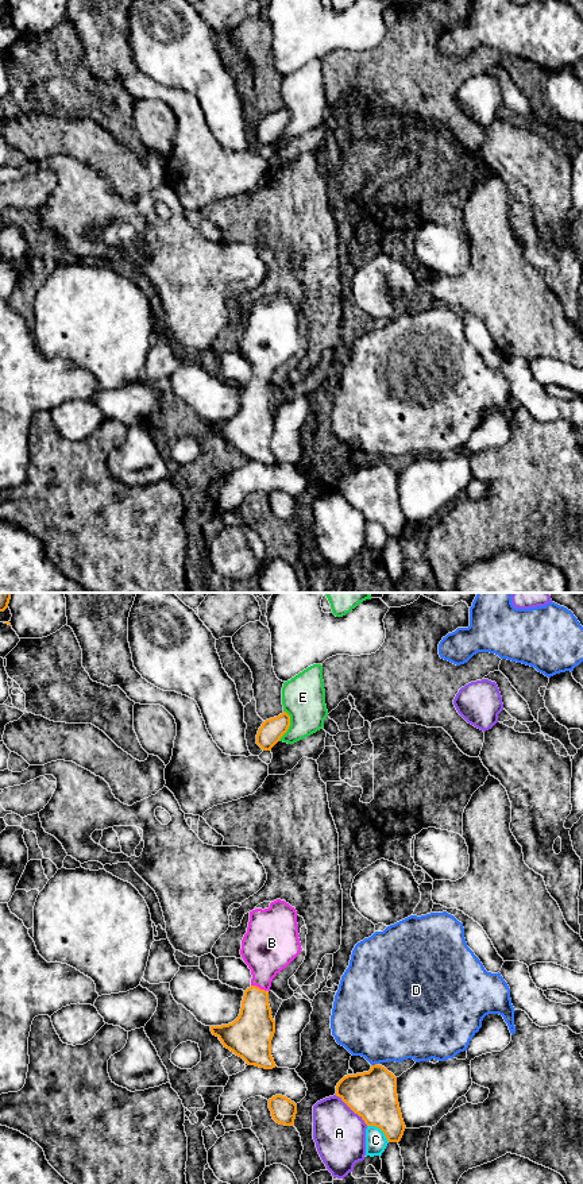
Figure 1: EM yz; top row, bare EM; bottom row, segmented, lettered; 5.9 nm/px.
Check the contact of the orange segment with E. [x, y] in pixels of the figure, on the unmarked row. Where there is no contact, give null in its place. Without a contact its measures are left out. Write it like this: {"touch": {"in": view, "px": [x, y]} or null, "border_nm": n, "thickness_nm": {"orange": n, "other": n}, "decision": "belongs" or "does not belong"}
{"touch": {"in": "yz", "px": [289, 120]}, "border_nm": 190, "thickness_nm": {"orange": 140, "other": 260}, "decision": "belongs"}

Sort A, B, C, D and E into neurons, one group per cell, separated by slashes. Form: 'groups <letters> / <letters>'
groups A / B E / C / D

